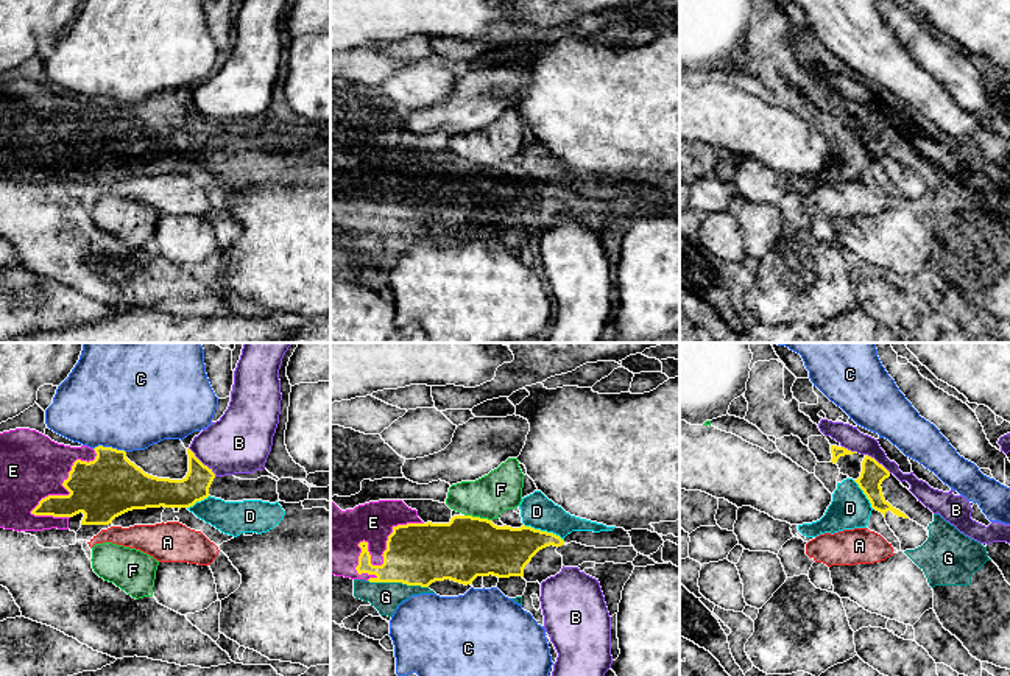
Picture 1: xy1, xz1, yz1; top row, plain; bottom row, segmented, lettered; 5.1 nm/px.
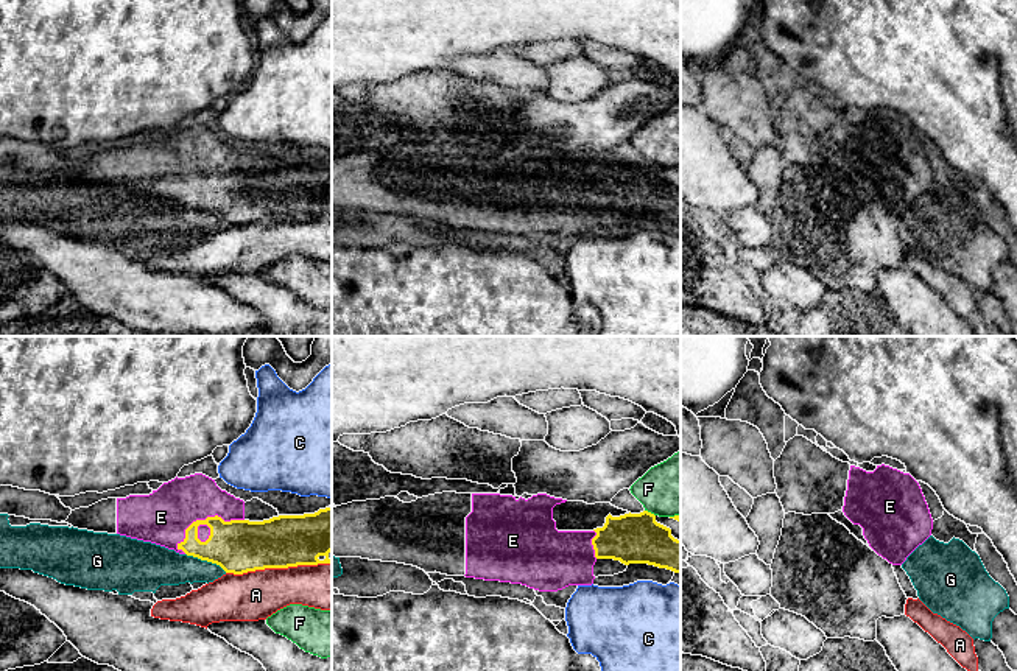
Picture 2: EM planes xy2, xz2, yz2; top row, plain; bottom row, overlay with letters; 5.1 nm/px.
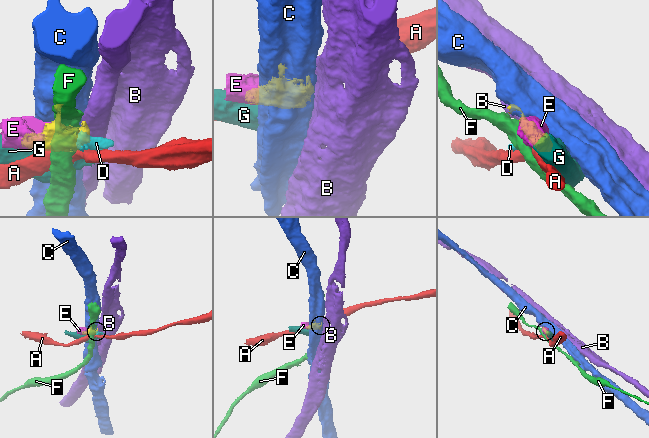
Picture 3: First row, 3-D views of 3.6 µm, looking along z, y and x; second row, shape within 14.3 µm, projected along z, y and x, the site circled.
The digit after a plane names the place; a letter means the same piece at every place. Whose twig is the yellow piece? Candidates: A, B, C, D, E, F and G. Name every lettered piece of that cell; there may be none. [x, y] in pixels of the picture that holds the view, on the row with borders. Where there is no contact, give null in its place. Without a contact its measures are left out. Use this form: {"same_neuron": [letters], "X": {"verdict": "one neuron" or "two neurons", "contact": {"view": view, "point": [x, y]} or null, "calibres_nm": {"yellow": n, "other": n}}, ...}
{"same_neuron": ["E"], "A": {"verdict": "two neurons", "contact": {"view": "xy2", "point": [278, 567]}, "calibres_nm": {"yellow": 280, "other": 260}}, "B": {"verdict": "two neurons", "contact": {"view": "xy1", "point": [200, 461]}, "calibres_nm": {"yellow": 150, "other": 320}}, "C": {"verdict": "two neurons", "contact": {"view": "xy1", "point": [109, 447]}, "calibres_nm": {"yellow": 320, "other": 500}}, "D": {"verdict": "two neurons", "contact": {"view": "xz1", "point": [544, 531]}, "calibres_nm": {"yellow": 260, "other": 170}}, "E": {"verdict": "one neuron", "contact": {"view": "xz1", "point": [382, 564]}, "calibres_nm": {"yellow": 320, "other": 240}}, "F": {"verdict": "two neurons", "contact": {"view": "xz1", "point": [479, 517]}, "calibres_nm": {"yellow": 320, "other": 220}}, "G": {"verdict": "two neurons", "contact": {"view": "xz1", "point": [398, 581]}, "calibres_nm": {"yellow": 320, "other": 160}}}

